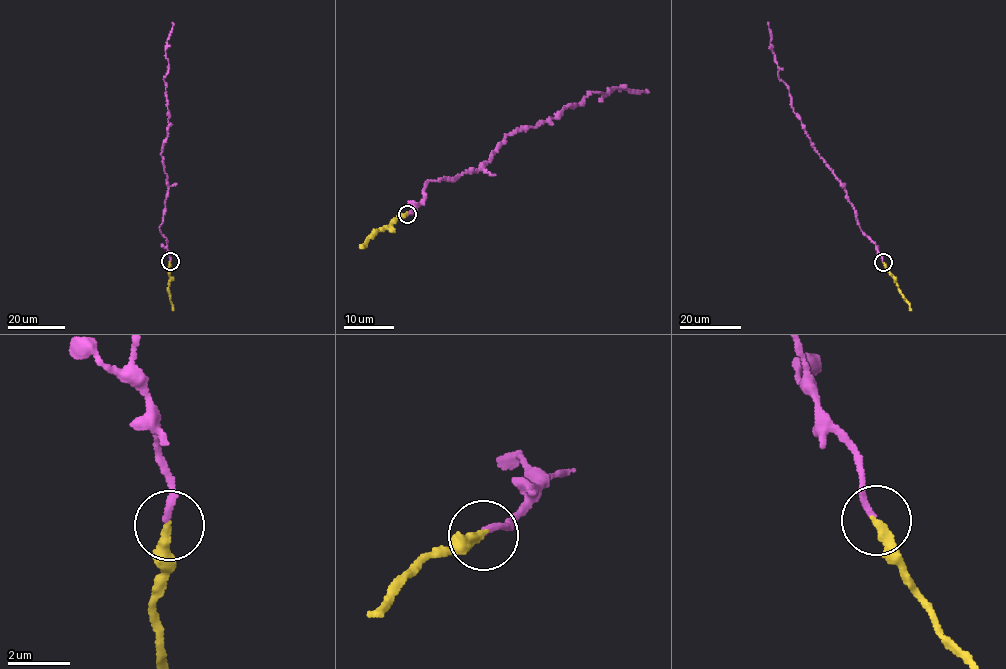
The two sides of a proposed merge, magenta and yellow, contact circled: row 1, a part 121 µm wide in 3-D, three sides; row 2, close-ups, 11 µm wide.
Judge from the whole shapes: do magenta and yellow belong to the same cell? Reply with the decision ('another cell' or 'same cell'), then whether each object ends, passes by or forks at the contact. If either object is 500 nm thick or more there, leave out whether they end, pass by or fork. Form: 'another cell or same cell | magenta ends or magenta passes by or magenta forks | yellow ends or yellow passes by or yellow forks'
another cell | magenta ends | yellow ends

